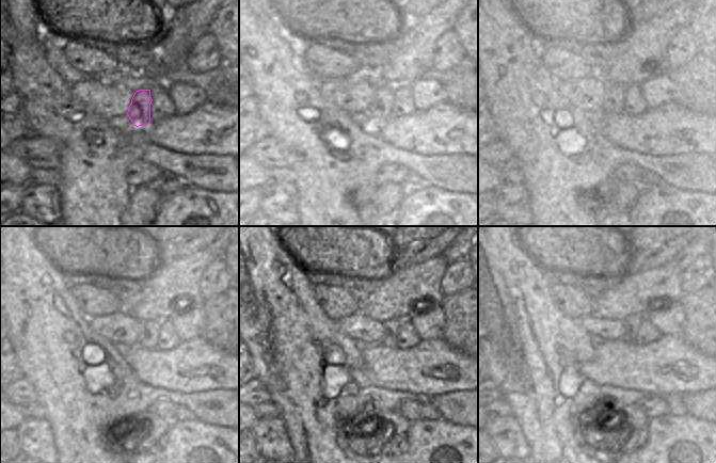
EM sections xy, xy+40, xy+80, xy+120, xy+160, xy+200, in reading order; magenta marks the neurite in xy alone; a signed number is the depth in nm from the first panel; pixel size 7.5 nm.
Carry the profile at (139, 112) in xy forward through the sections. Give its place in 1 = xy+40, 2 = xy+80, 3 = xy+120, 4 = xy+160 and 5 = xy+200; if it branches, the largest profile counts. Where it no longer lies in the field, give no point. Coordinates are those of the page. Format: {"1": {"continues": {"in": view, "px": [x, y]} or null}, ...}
{"1": {"continues": {"in": "xy+40", "px": [380, 109]}}, "2": {"continues": {"in": "xy+80", "px": [614, 104]}}, "3": {"continues": {"in": "xy+120", "px": [150, 329]}}, "4": {"continues": {"in": "xy+160", "px": [391, 328]}}, "5": {"continues": {"in": "xy+200", "px": [632, 323]}}}

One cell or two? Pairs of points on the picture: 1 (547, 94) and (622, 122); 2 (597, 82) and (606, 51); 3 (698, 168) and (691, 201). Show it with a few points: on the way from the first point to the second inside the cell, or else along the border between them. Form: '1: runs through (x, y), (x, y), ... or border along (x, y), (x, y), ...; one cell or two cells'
1: border along (602, 115), (602, 132), (609, 140); two cells
2: border along (594, 74), (602, 75); two cells
3: border along (669, 185), (687, 191), (702, 191), (704, 193); two cells

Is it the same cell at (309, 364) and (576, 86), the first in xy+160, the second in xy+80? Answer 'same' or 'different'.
different

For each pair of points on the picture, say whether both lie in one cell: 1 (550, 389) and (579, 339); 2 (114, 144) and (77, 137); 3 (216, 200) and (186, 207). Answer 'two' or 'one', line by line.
1: one
2: one
3: one

